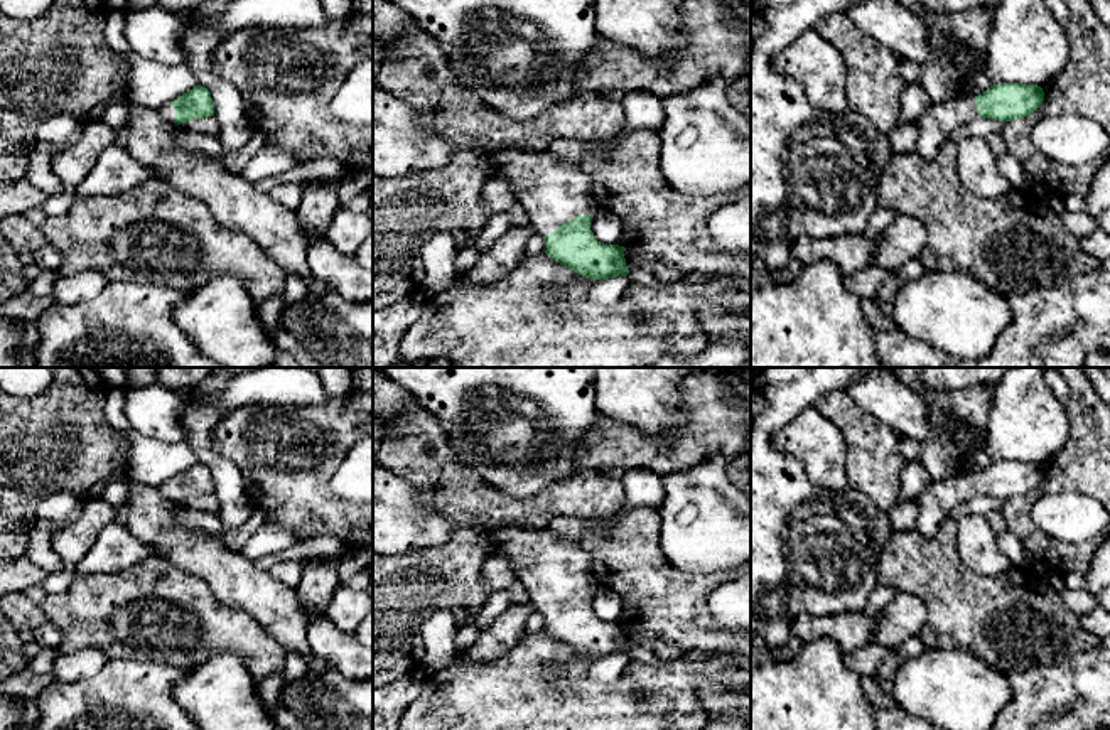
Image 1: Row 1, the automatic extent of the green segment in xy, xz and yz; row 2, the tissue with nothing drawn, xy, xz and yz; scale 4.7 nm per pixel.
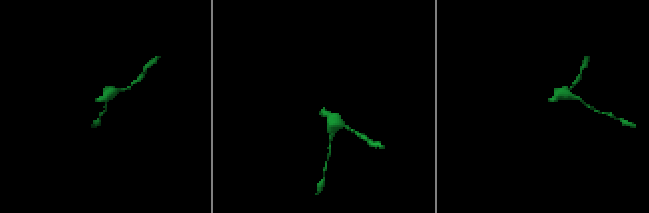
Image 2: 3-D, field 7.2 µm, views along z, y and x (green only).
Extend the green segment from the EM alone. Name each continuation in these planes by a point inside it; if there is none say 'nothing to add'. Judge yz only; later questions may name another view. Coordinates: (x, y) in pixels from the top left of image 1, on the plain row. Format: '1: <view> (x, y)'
1: yz (938, 501)

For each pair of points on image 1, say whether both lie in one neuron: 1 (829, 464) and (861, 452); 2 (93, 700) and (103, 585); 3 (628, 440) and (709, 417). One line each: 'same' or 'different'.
1: different
2: different
3: same

